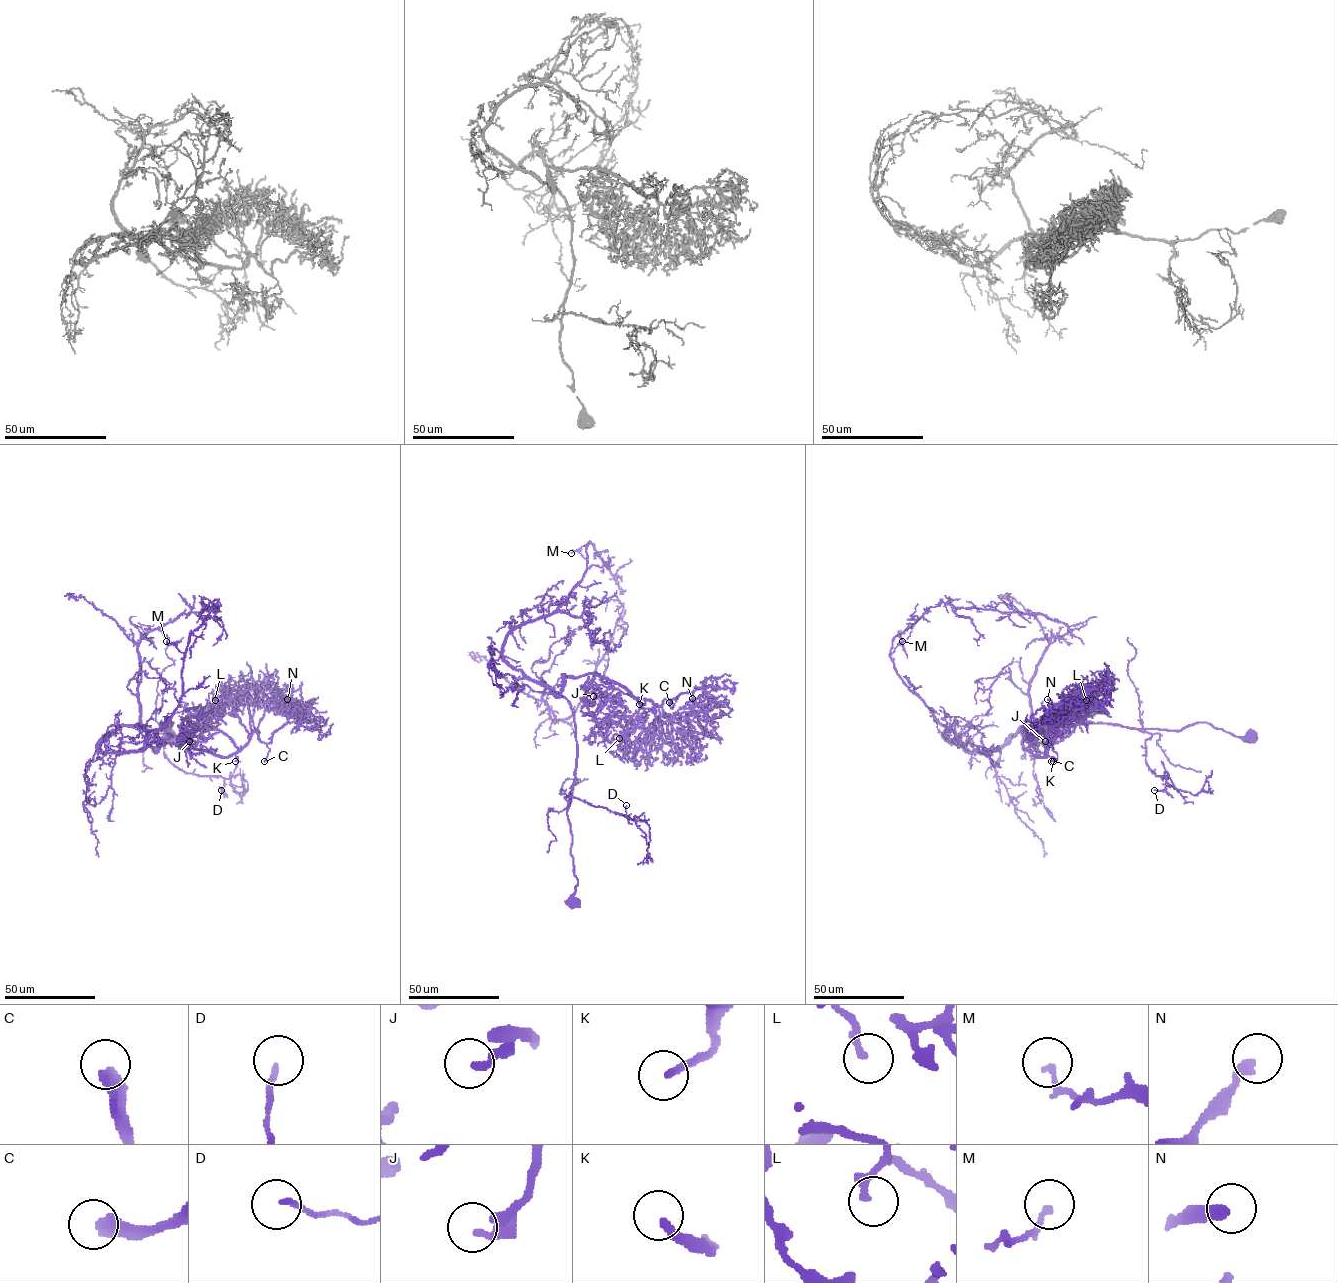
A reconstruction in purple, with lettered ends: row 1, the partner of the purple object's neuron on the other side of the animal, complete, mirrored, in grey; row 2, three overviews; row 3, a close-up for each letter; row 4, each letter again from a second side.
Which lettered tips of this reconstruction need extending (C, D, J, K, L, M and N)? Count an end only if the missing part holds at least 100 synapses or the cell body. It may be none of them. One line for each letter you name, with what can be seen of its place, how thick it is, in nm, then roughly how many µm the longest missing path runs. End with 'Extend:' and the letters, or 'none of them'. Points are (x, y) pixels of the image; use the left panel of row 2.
C: Place: (264, 761). Thickness 400 nm. Missing length about 50 µm
K: Place: (235, 761). Thickness 220 nm. Missing length about 40 µm
Extend: C, K

